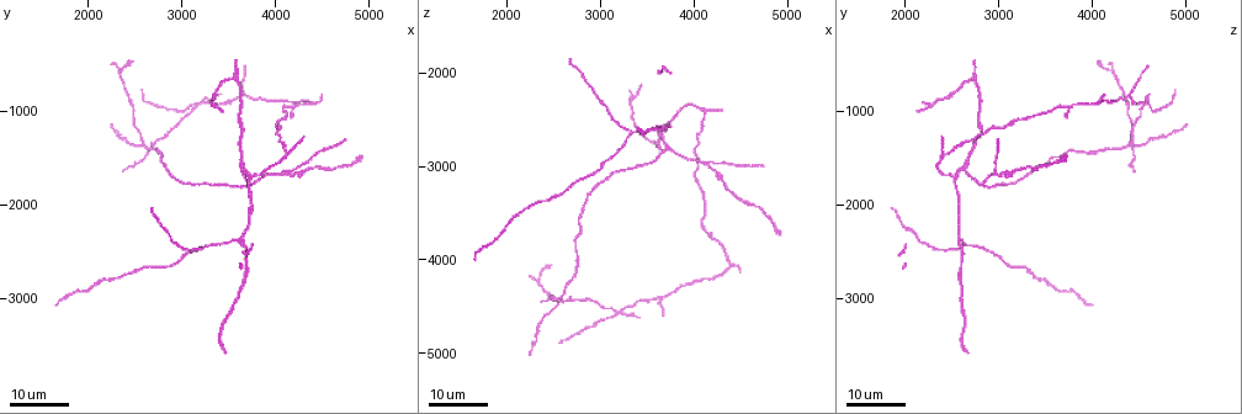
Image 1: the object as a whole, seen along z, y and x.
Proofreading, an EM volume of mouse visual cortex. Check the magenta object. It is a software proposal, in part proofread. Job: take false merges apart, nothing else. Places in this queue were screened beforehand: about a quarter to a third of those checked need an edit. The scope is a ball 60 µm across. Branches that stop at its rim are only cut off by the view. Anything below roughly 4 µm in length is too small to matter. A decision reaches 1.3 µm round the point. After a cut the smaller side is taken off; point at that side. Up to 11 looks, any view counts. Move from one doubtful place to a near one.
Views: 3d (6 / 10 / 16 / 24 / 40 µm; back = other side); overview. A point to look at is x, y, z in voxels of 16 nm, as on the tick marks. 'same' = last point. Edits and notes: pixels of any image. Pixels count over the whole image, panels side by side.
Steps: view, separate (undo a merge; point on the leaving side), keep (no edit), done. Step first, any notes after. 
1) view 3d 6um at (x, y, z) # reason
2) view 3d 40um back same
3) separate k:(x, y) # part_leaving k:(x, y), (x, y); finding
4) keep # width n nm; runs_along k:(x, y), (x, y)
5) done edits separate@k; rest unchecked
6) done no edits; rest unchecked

view 3d 24um at (3340, 2440, 2640) # three arms meet

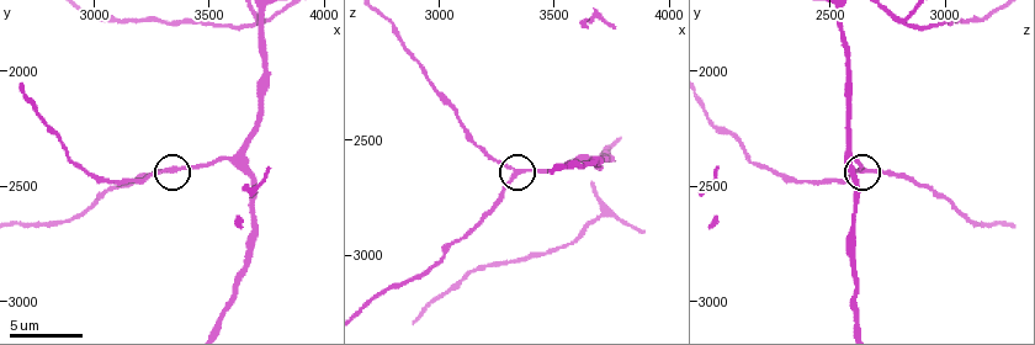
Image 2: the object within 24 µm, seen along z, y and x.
view 3d 10um at (3330, 2420, 2630)

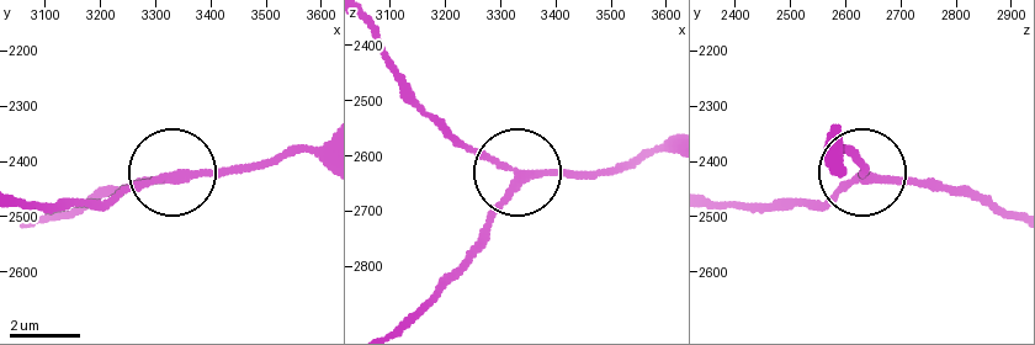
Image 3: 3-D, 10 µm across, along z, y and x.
keep # runs_along 3:(667, 144), (588, 174), (526, 174), (482, 159), (431, 116); continuous, no second neuron

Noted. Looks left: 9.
view 3d 24um at (3740, 1740, 2540) # branch point

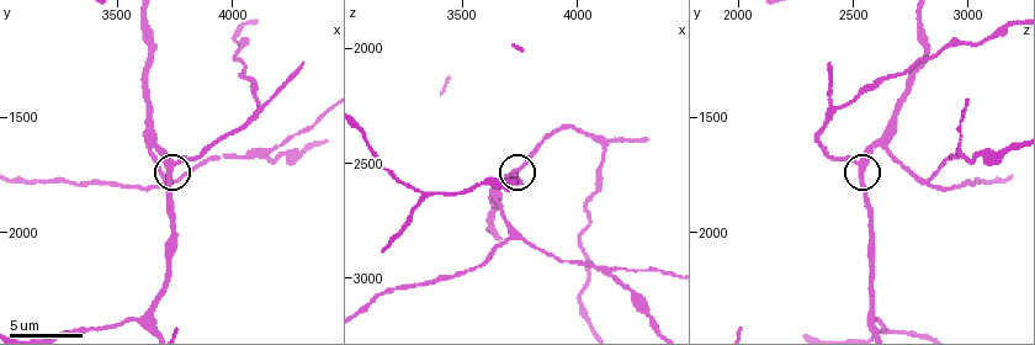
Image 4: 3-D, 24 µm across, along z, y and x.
view 3d 10um at (3720, 1720, 2550)

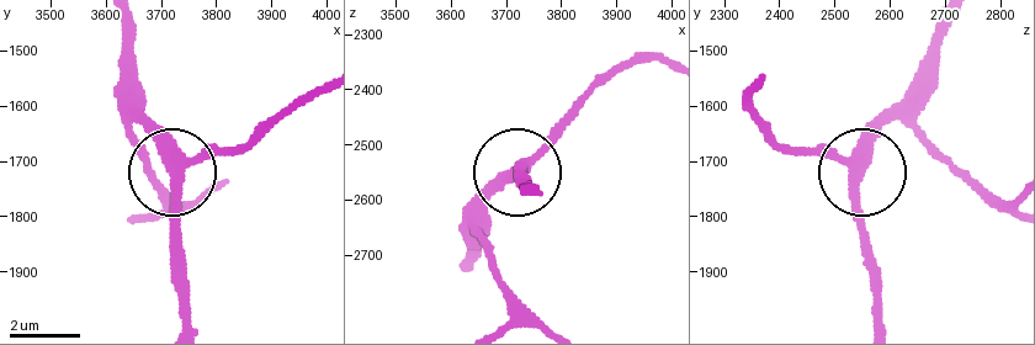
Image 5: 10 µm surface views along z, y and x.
view 3d 10um back at (3720, 1705, 2545)

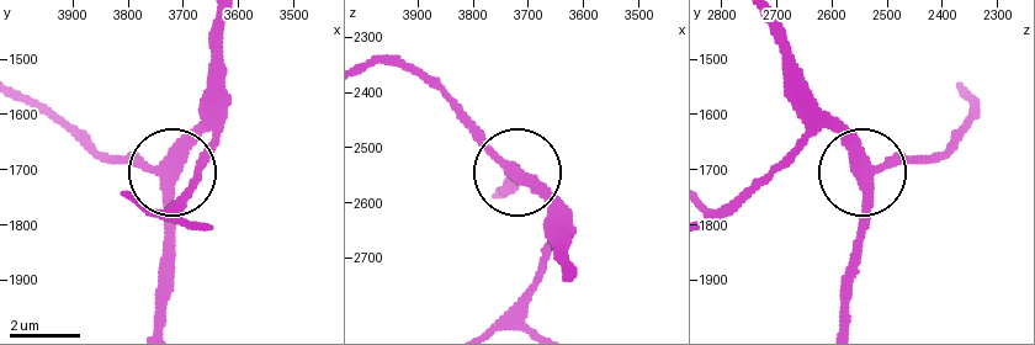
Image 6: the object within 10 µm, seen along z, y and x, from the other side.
keep # arms 3; runs_along 6:(25, 95), (105, 157), (173, 171), (175, 263); one neuron here

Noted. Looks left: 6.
view 3d 10um at (4160, 1650, 2950) # three arms meet

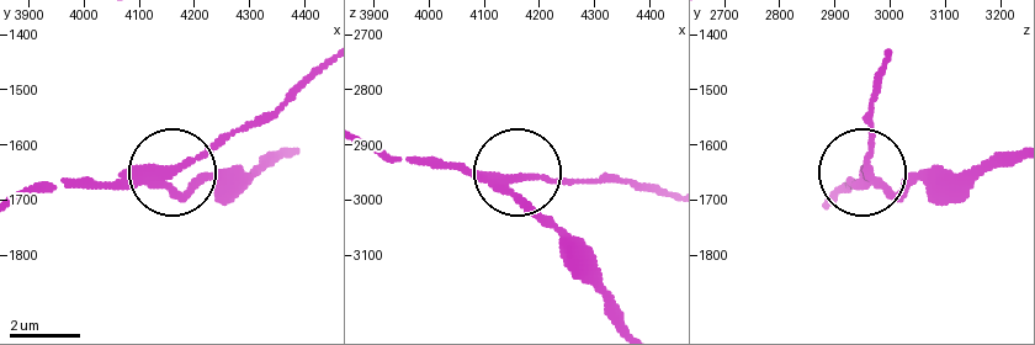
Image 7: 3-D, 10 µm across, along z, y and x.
separate 7:(184, 196) # width 240 nm; part_leaving 7:(141, 181), (191, 190), (288, 158); a second neuron is stuck on

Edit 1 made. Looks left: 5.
view overview

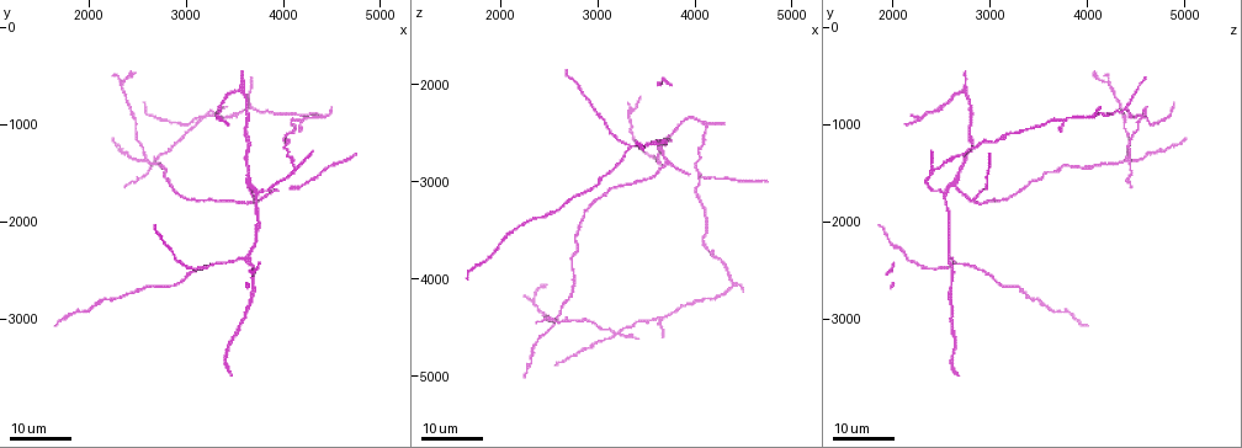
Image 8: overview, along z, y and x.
view 3d 24um at (3740, 1760, 2840)

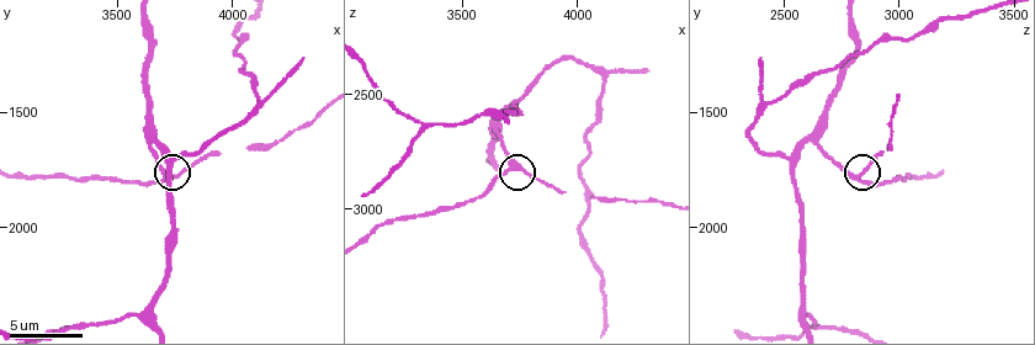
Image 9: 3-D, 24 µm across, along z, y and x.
view 3d 6um at (3730, 1790, 2810)

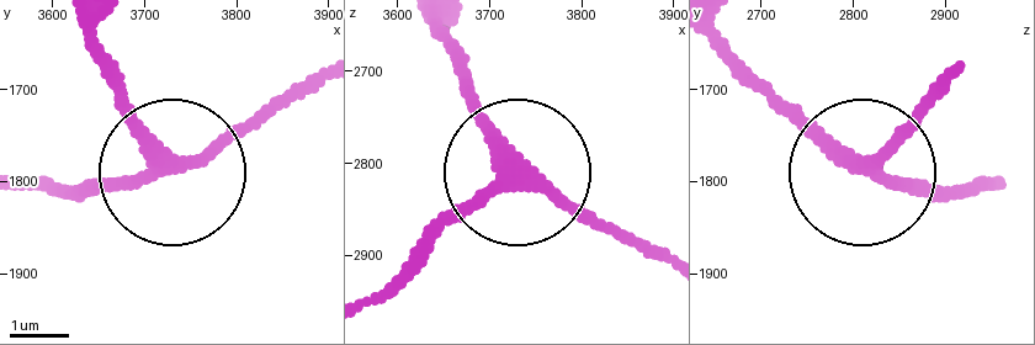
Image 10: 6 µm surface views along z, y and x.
keep # side_arm 20 um; runs_along 10:(715, 28), (858, 171), (945, 78); continuous, no second neuron

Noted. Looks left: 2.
view 3d 10um at (3590, 2390, 2570)

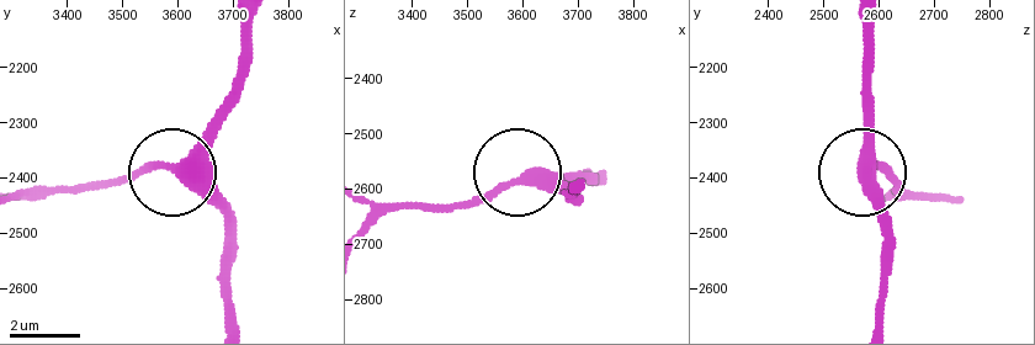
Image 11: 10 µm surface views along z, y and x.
keep # width 390 nm; runs_along 11:(863, 20), (863, 187), (880, 228); all the same neuron

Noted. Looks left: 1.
done edits separate@7; rest unchecked

